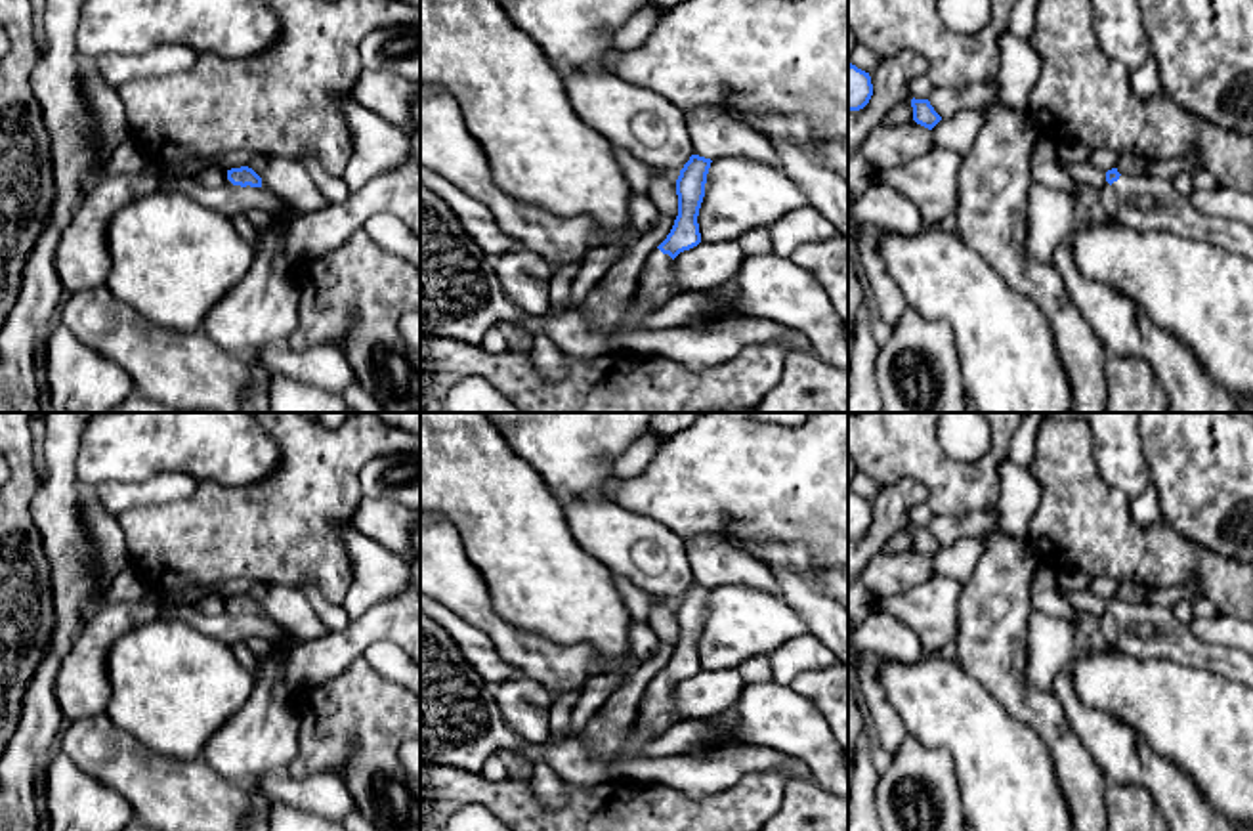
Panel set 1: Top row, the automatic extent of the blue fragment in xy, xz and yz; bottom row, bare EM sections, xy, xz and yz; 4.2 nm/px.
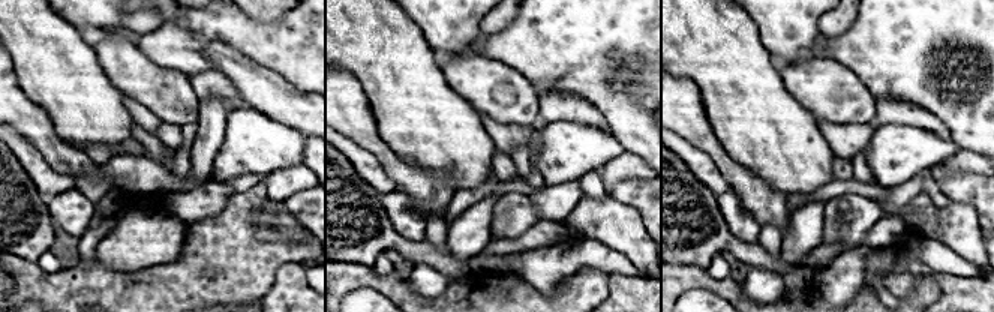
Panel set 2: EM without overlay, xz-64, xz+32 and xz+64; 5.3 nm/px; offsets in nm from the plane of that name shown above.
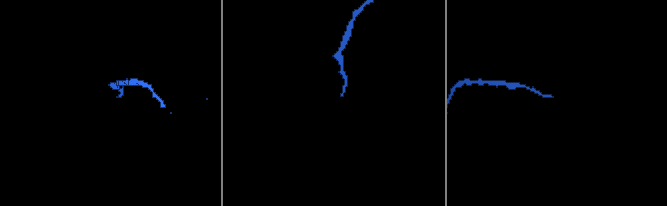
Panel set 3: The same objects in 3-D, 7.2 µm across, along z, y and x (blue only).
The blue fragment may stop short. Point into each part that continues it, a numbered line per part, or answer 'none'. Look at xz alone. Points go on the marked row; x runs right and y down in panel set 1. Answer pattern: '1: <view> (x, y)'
1: xz (656, 283)

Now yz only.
1: yz (1148, 203)

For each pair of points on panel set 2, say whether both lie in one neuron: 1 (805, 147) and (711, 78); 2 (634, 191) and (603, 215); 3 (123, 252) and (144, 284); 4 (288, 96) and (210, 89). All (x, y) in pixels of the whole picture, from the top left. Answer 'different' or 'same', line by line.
1: same
2: different
3: different
4: different

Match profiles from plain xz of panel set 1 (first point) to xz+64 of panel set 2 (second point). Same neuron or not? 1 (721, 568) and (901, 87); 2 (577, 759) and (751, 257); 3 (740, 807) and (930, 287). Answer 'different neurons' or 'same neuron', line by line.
1: different neurons
2: same neuron
3: same neuron

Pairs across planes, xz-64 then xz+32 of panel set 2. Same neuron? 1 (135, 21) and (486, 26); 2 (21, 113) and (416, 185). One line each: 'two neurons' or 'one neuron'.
1: one neuron
2: one neuron

